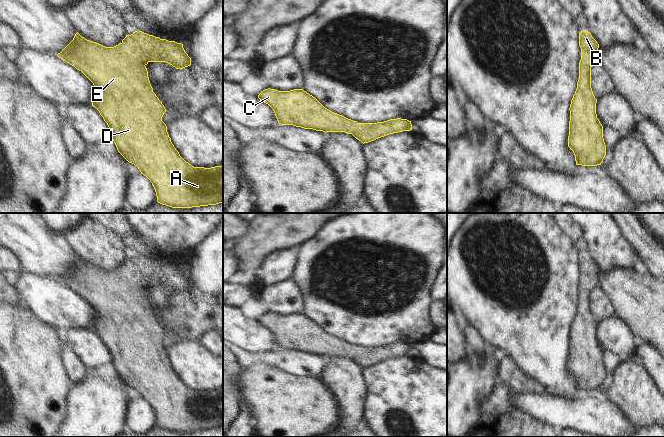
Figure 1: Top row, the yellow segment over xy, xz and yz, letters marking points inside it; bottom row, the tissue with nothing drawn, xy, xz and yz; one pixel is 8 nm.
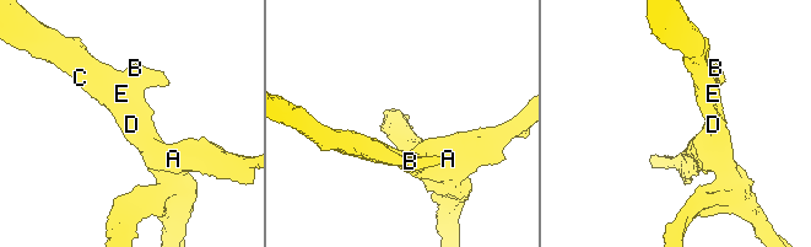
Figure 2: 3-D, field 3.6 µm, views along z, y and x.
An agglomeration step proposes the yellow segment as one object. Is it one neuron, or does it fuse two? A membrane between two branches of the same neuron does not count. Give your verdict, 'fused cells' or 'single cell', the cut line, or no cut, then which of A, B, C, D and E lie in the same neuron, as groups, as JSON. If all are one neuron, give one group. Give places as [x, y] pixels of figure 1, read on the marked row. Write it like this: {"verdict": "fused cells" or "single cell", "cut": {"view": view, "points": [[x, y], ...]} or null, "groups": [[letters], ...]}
{"verdict": "single cell", "cut": null, "groups": [["A", "B", "C", "D", "E"]]}

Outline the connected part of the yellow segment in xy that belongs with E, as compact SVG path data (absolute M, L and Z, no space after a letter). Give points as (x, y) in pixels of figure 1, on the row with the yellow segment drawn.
M142 31L126 35L114 47L105 47L82 37L78 32L57 56L81 71L95 86L95 107L111 130L118 152L138 167L152 183L157 202L172 208L192 208L223 203L223 165L194 167L176 150L162 121L166 109L150 84L146 65L166 62L176 69L191 65L183 44L160 39Z

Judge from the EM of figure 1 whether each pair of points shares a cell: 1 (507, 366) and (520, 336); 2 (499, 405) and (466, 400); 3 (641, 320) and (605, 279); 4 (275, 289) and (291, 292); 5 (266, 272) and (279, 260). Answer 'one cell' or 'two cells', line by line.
1: two cells
2: two cells
3: one cell
4: one cell
5: one cell

